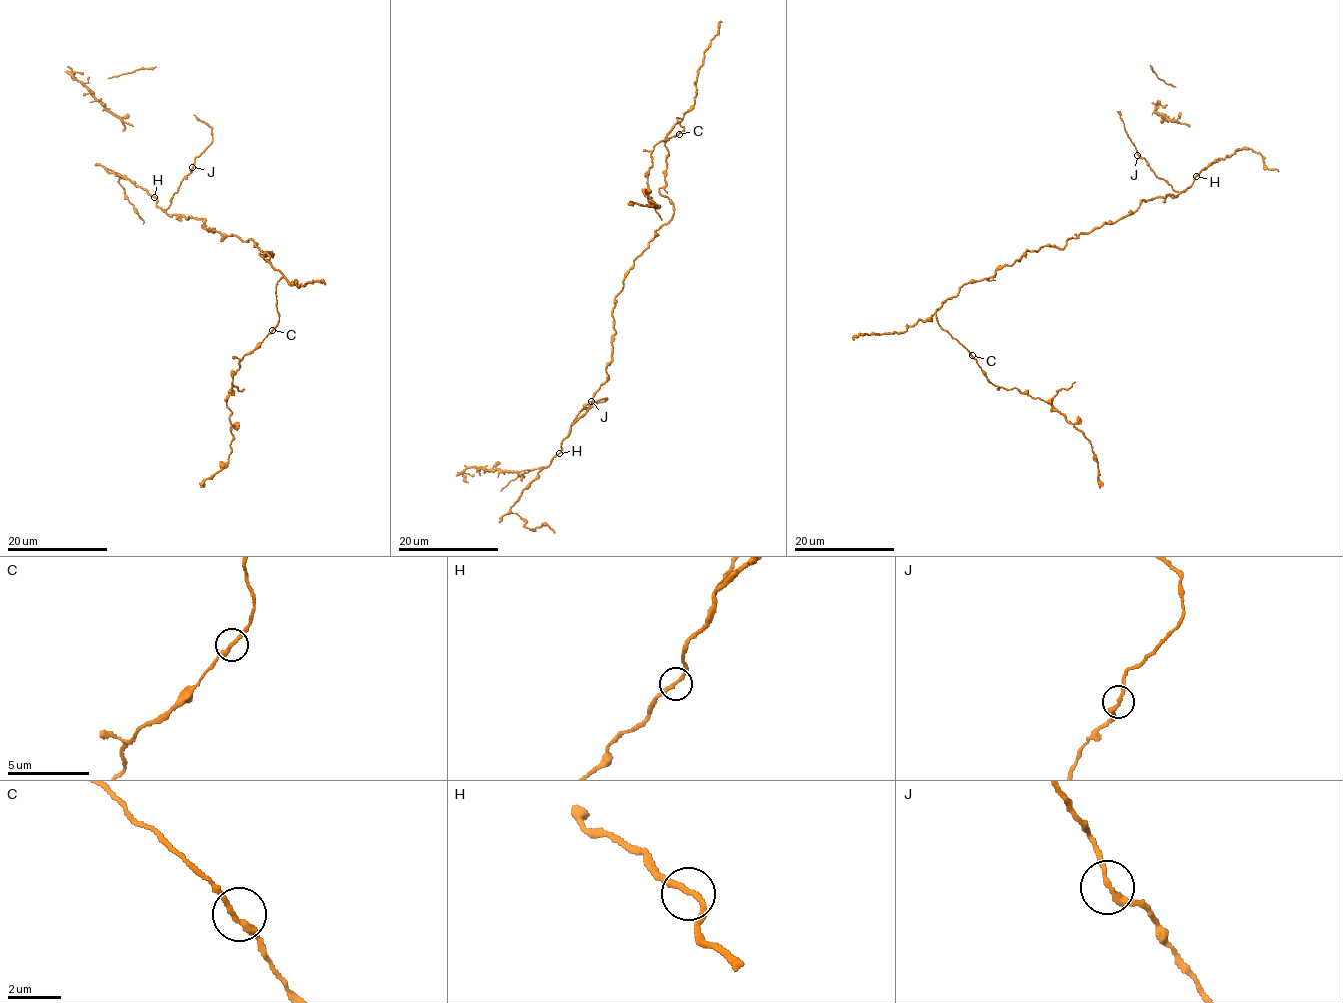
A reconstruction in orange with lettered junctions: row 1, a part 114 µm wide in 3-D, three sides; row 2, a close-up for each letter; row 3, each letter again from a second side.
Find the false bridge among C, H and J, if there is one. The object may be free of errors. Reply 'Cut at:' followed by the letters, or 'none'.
Cut at: none

